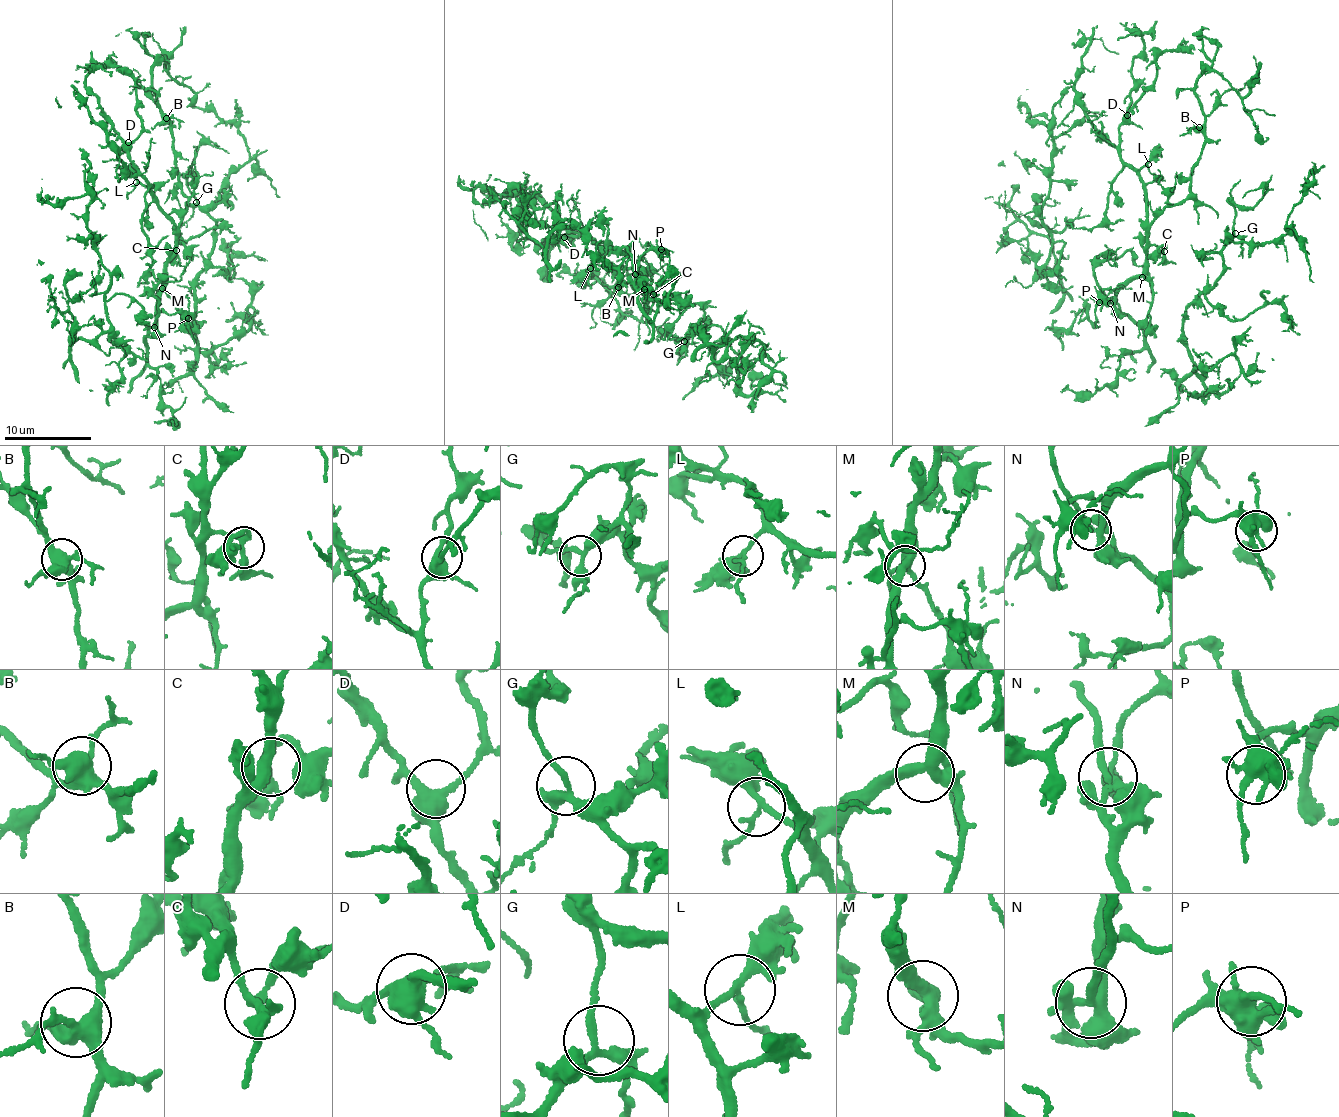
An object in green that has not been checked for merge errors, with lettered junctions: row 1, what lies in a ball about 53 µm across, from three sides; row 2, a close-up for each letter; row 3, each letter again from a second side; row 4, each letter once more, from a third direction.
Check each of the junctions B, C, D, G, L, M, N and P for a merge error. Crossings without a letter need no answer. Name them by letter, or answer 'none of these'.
none of these

